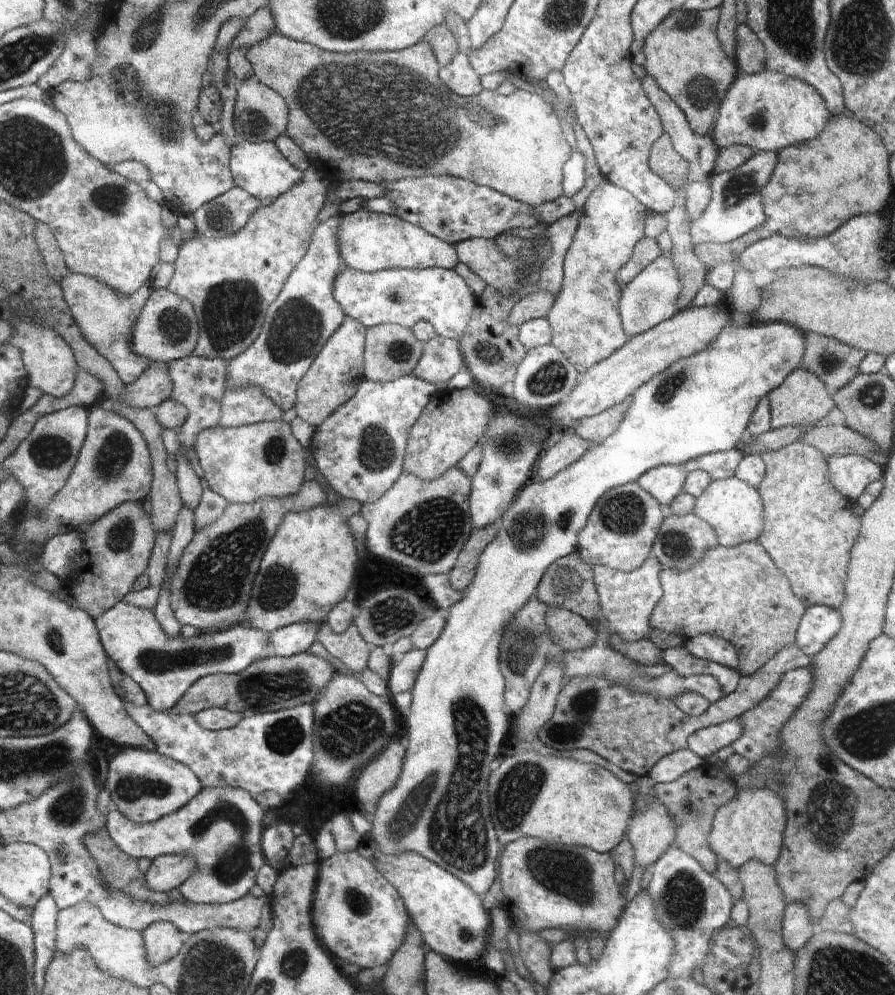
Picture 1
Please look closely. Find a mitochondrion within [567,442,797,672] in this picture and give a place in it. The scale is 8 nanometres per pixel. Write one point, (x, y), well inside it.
(625, 514)

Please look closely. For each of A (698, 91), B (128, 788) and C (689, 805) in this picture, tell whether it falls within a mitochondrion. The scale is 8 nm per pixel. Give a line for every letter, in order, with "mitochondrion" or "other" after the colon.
A: mitochondrion
B: mitochondrion
C: mitochondrion

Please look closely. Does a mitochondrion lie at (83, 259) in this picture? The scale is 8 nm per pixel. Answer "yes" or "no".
no

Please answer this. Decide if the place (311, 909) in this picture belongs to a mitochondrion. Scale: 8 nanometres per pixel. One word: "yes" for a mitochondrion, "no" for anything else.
no

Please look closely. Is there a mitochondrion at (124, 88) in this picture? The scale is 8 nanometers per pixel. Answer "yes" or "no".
yes

